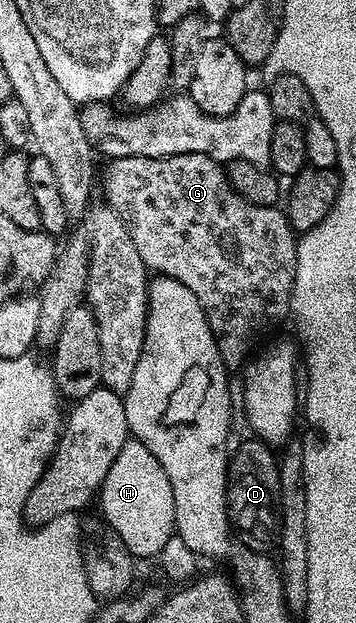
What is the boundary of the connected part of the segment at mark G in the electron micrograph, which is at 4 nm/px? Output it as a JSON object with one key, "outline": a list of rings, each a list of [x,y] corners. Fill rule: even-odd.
{"outline":[[[205,154],[162,159],[130,156],[111,159],[107,165],[102,170],[107,205],[121,217],[147,269],[186,284],[198,296],[225,367],[239,371],[249,361],[252,345],[260,334],[278,325],[287,314],[289,317],[294,302],[298,235],[288,222],[287,213],[276,206],[250,204],[228,183],[225,167]]]}

